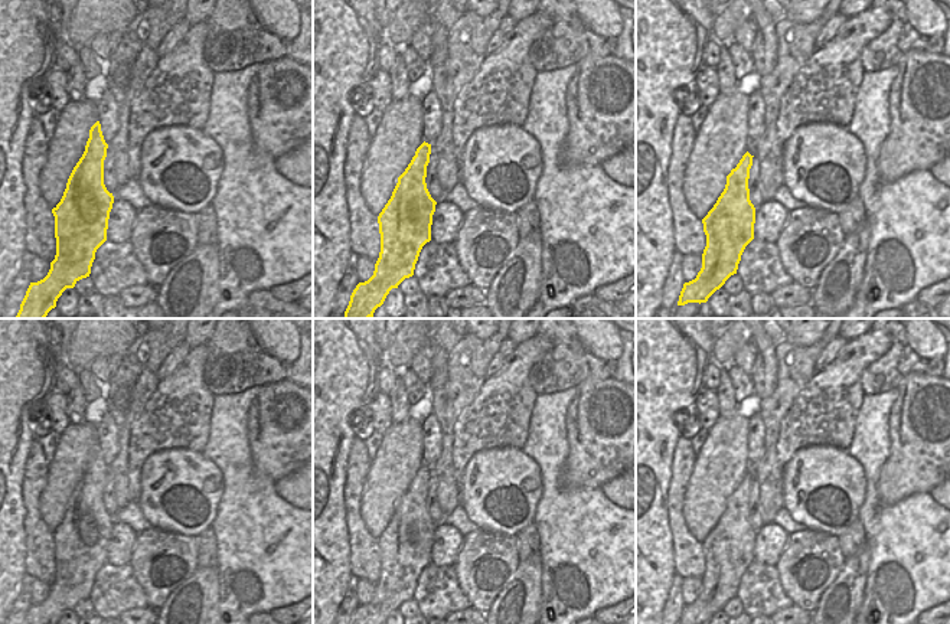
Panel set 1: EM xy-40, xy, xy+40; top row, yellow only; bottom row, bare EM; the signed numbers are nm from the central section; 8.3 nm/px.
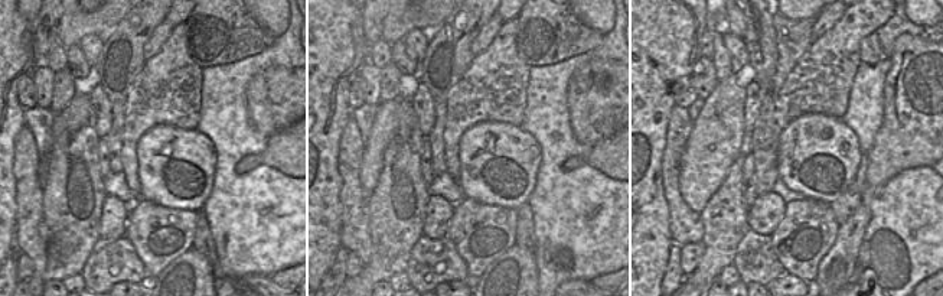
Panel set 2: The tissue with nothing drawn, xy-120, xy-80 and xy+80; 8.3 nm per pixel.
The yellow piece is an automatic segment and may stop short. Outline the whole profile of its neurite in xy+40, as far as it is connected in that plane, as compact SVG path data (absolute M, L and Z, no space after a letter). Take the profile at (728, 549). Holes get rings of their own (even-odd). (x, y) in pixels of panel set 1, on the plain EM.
M748 474L727 499L727 507L714 530L702 542L706 569L696 601L685 605L679 624L708 624L725 604L737 597L745 569L754 562L755 530L750 523Z

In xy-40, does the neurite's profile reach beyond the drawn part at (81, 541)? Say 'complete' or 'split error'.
complete

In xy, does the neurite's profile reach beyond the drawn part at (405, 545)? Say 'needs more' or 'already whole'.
already whole

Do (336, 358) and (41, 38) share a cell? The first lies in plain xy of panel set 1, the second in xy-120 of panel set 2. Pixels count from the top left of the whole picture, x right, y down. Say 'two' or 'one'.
two

